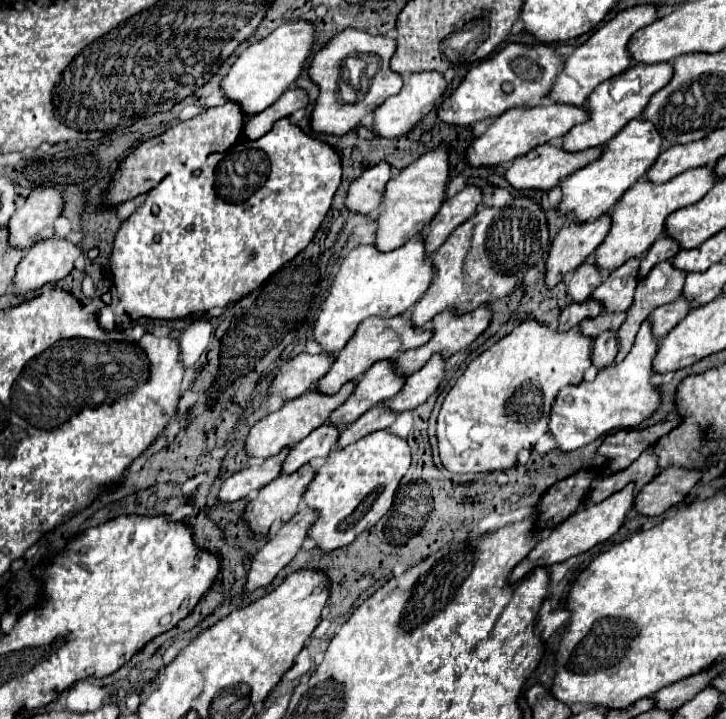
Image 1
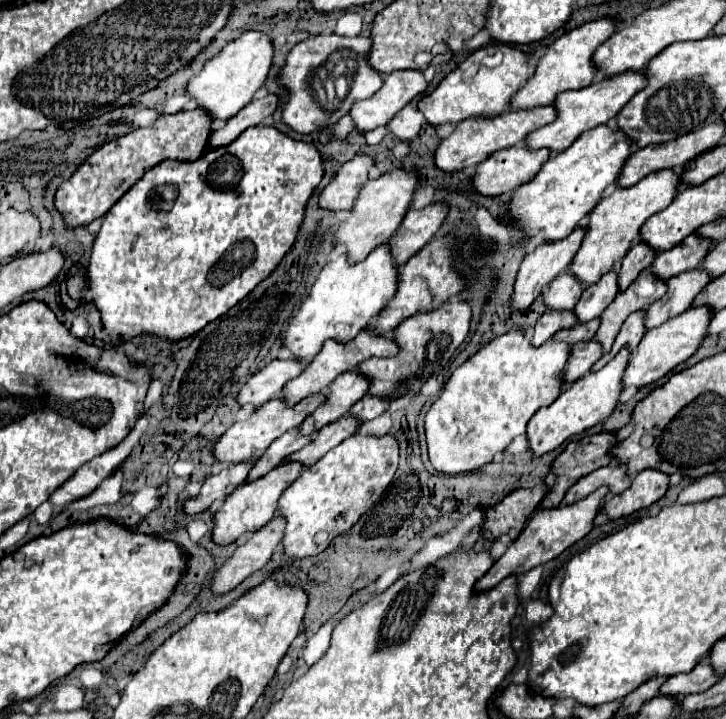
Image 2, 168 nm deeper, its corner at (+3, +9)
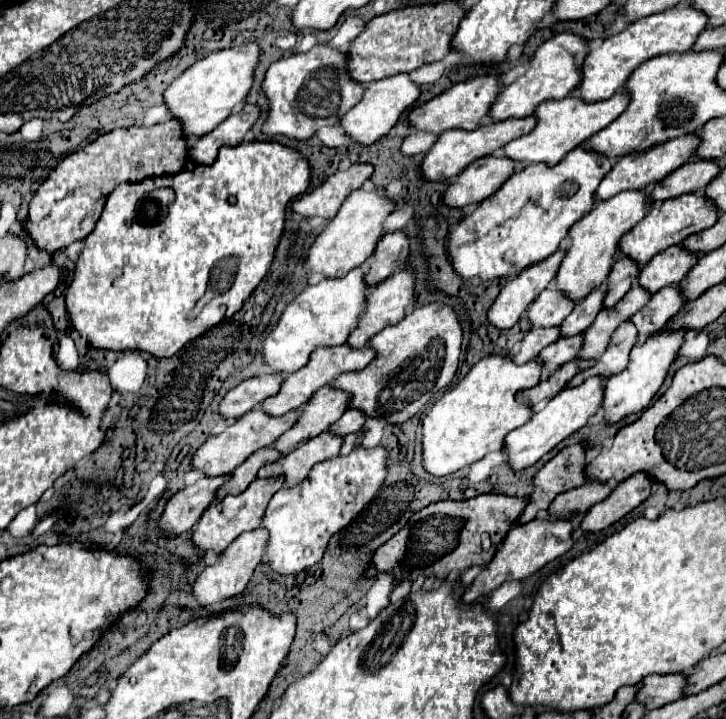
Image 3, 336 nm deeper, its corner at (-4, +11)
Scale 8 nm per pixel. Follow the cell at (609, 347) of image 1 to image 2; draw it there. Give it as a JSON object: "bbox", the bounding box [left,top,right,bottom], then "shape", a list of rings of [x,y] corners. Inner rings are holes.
{"bbox":[564,340,602,384],"shape":[[[592,340],[592,342],[578,342],[576,346],[570,348],[570,358],[564,366],[564,384],[574,382],[582,378],[586,372],[590,372],[592,364],[600,360],[602,356],[602,346]]]}

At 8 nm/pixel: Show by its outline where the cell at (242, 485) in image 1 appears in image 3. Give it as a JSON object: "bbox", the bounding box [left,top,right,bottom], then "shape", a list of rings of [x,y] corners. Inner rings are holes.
{"bbox":[159,476,231,534],"shape":[[[215,476],[215,478],[199,478],[195,484],[179,490],[167,502],[165,512],[159,520],[163,532],[181,534],[189,530],[201,514],[217,500],[217,490],[229,480],[231,476]]]}

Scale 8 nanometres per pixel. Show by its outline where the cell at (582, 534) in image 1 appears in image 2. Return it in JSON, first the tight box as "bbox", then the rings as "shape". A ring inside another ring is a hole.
{"bbox":[474,488,608,592],"shape":[[[598,488],[594,494],[578,500],[576,504],[570,506],[558,506],[558,508],[550,508],[550,510],[540,510],[536,514],[532,514],[532,518],[528,520],[528,526],[524,526],[522,534],[508,546],[508,550],[502,554],[502,558],[498,558],[492,568],[476,582],[474,590],[476,592],[484,592],[488,588],[494,588],[498,582],[502,582],[508,576],[520,576],[552,558],[556,558],[558,554],[562,554],[566,548],[570,548],[574,542],[578,542],[580,538],[584,538],[590,530],[592,530],[592,520],[600,510],[600,500],[608,494],[606,488]]]}

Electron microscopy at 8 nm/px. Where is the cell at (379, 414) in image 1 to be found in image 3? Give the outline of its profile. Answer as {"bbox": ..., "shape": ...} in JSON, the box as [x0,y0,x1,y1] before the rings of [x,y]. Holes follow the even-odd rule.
{"bbox":[259,432,343,486],"shape":[[[323,432],[323,434],[307,440],[305,444],[301,444],[287,456],[279,458],[277,462],[263,466],[259,470],[259,478],[285,474],[285,486],[295,486],[307,478],[309,468],[313,464],[323,462],[331,456],[337,456],[341,450],[341,444],[343,444],[343,436],[337,436],[333,432]]]}

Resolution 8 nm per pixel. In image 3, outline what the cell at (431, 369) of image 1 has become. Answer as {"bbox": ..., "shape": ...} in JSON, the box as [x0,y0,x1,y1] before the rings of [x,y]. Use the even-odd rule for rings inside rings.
{"bbox":[329,408,367,436],"shape":[[[349,408],[329,430],[345,436],[345,434],[351,434],[351,432],[359,432],[365,422],[367,422],[367,414],[363,414],[357,408]]]}

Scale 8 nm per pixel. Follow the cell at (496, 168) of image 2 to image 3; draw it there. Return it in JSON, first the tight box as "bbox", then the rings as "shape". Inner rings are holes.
{"bbox":[445,156,517,208],"shape":[[[483,156],[469,164],[455,182],[445,192],[445,204],[453,208],[463,208],[469,204],[479,204],[493,196],[505,180],[511,178],[517,162],[507,156]]]}

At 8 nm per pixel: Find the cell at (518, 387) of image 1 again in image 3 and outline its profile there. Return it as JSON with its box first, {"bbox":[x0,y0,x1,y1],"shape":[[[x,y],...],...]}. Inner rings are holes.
{"bbox":[423,354,543,476],"shape":[[[489,354],[481,358],[467,376],[445,396],[433,404],[423,418],[423,466],[433,476],[447,476],[473,462],[481,460],[489,452],[503,450],[505,436],[527,424],[533,416],[531,406],[517,400],[519,392],[525,392],[539,384],[543,374],[543,362],[531,360],[527,364],[515,364],[511,354]]]}

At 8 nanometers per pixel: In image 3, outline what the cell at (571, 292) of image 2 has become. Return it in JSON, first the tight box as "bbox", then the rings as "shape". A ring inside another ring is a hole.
{"bbox":[527,286,575,328],"shape":[[[549,286],[535,298],[531,308],[527,310],[527,316],[531,326],[545,326],[545,328],[559,326],[573,308],[575,308],[575,302],[567,298],[563,290]]]}

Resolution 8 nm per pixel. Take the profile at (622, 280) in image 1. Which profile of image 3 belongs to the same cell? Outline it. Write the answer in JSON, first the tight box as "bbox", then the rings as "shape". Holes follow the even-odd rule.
{"bbox":[561,286,607,336],"shape":[[[601,286],[601,288],[595,288],[595,292],[591,292],[589,296],[585,296],[575,306],[575,310],[567,316],[567,320],[563,320],[561,336],[575,336],[579,332],[585,332],[593,324],[593,320],[597,318],[599,310],[603,308],[605,294],[607,294],[607,288]]]}

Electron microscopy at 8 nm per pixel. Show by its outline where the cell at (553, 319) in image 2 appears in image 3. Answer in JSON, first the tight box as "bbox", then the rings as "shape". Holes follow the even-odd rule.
{"bbox":[513,326,561,364],"shape":[[[557,326],[557,328],[531,328],[531,330],[527,332],[527,336],[523,338],[521,350],[513,356],[513,360],[515,360],[517,364],[525,364],[525,362],[537,358],[539,352],[541,352],[547,344],[551,344],[551,342],[555,342],[555,340],[559,340],[559,338],[561,338],[561,328],[559,328],[559,326]]]}

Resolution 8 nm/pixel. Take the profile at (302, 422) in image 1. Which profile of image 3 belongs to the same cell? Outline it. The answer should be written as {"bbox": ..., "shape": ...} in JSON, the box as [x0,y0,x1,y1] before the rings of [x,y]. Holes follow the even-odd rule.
{"bbox":[193,408,303,476],"shape":[[[303,408],[291,410],[283,416],[269,416],[263,410],[251,410],[247,414],[243,414],[241,418],[237,418],[225,432],[211,436],[193,456],[193,468],[195,470],[205,470],[207,476],[219,476],[219,474],[231,474],[239,464],[243,464],[243,460],[247,460],[253,452],[257,452],[259,448],[271,446],[277,438],[281,438],[281,434],[285,434],[295,420],[299,418]]]}

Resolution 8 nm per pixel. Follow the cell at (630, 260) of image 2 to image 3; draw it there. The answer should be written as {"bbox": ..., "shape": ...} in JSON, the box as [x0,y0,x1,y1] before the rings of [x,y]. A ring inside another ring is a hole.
{"bbox":[605,254,641,308],"shape":[[[621,254],[617,258],[617,262],[613,264],[613,270],[609,274],[609,290],[607,290],[607,300],[605,300],[605,308],[611,308],[615,306],[623,296],[625,292],[633,286],[633,282],[637,280],[641,272],[641,266],[631,260],[629,256]]]}

